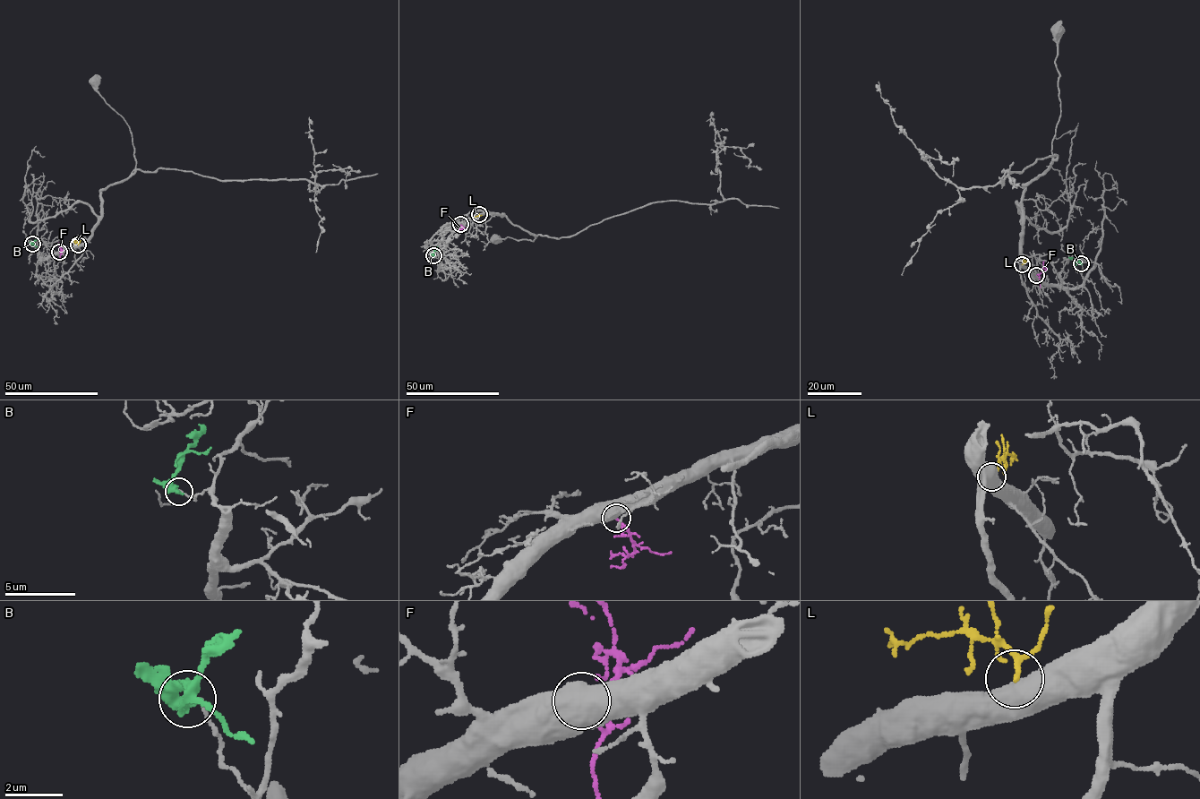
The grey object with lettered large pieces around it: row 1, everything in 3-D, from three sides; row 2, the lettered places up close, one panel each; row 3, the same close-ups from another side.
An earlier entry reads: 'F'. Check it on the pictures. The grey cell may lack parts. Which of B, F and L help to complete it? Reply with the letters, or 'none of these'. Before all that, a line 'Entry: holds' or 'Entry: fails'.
Entry: holds
F

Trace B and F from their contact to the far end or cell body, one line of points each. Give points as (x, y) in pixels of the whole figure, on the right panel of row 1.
B: (1081, 263), (1068, 257)
F: (1036, 275), (1043, 269), (1044, 261)

